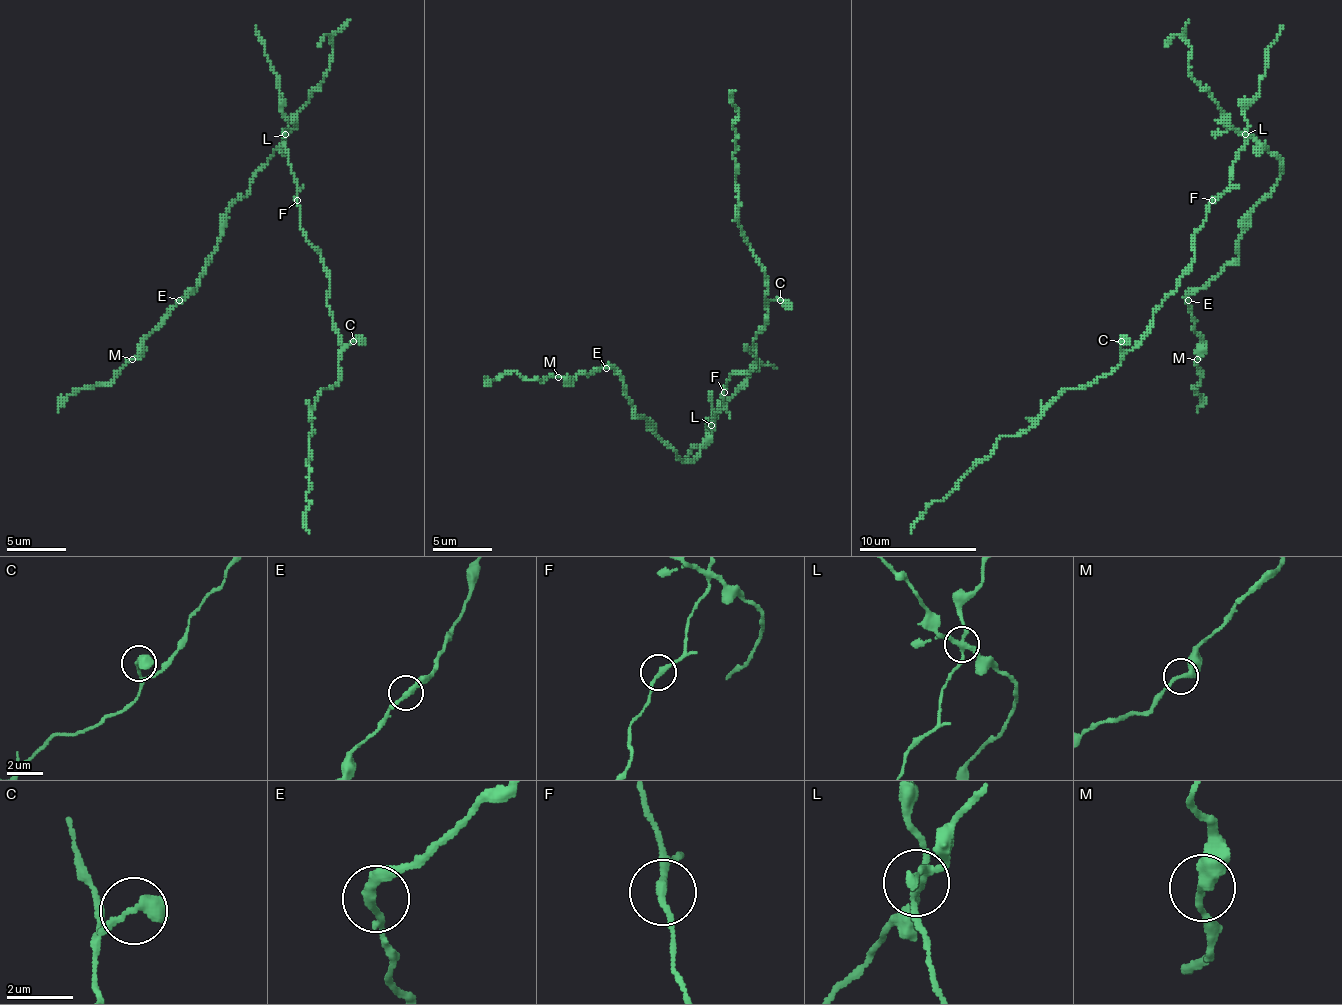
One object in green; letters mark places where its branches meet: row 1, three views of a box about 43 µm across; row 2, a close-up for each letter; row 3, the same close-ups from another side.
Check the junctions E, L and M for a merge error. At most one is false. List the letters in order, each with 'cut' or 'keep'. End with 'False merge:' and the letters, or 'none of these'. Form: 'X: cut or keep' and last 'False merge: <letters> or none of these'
E: keep
L: cut
M: keep
False merge: L

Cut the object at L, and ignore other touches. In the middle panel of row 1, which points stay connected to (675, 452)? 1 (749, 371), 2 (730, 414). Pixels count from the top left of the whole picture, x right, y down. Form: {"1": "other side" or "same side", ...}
{"1": "other side", "2": "other side"}

